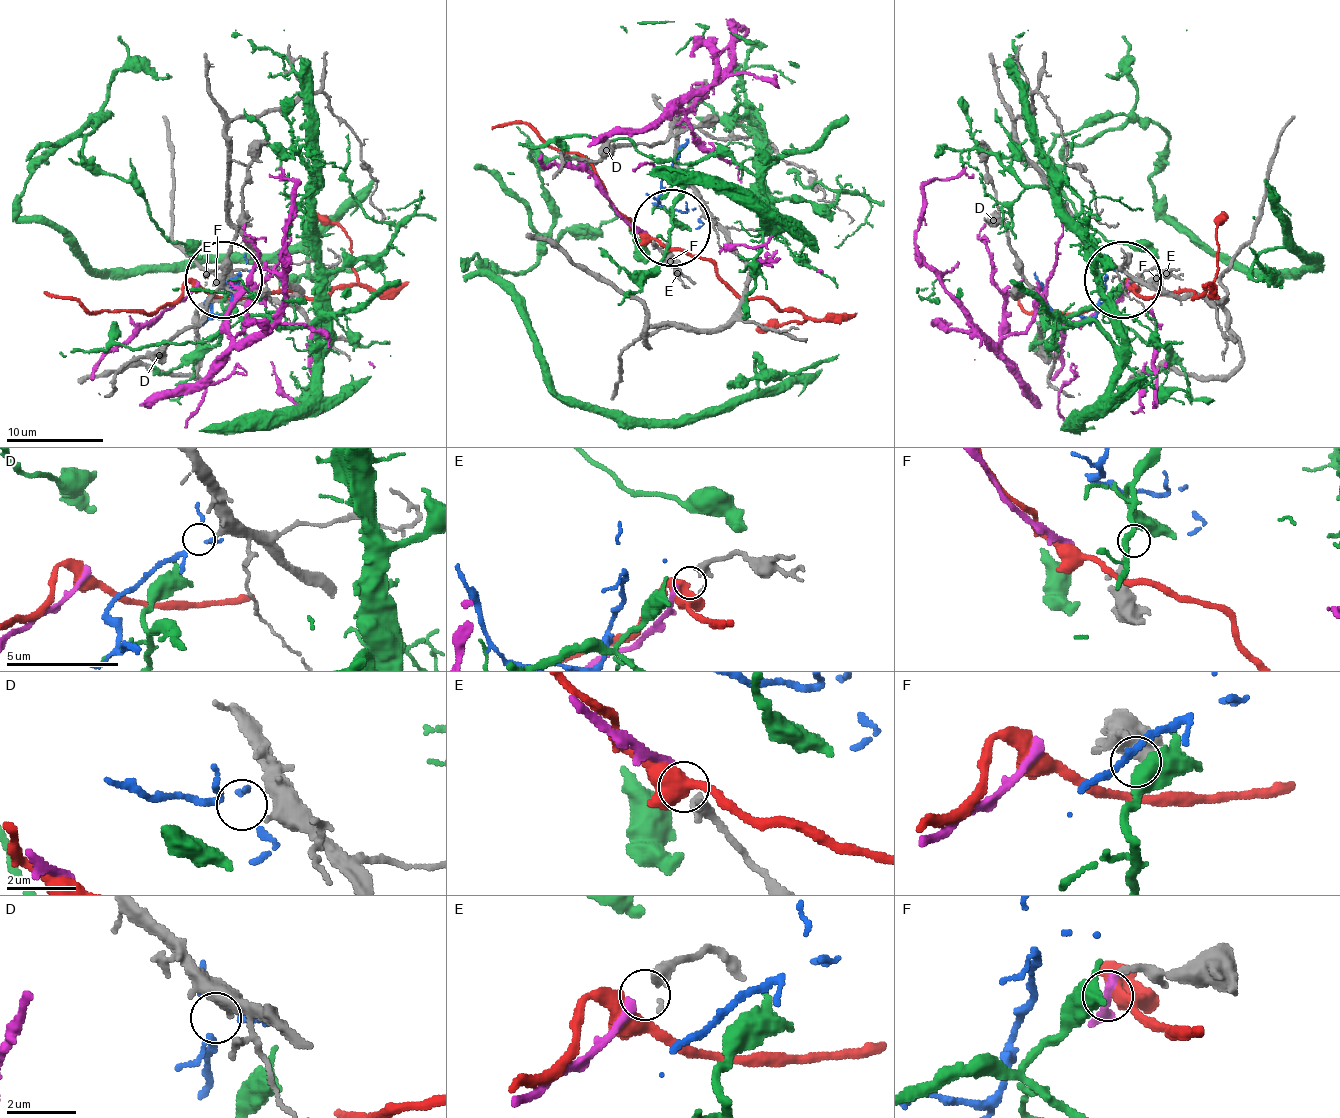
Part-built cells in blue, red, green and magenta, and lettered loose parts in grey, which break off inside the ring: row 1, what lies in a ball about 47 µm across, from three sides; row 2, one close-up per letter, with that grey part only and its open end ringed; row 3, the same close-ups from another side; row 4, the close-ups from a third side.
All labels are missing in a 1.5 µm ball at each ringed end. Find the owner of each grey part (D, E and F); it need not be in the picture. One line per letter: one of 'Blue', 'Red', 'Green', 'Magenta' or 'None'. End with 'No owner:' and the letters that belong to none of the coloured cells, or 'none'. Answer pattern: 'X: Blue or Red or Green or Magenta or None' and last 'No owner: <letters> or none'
D: Blue
E: Magenta
F: Green
No owner: none

